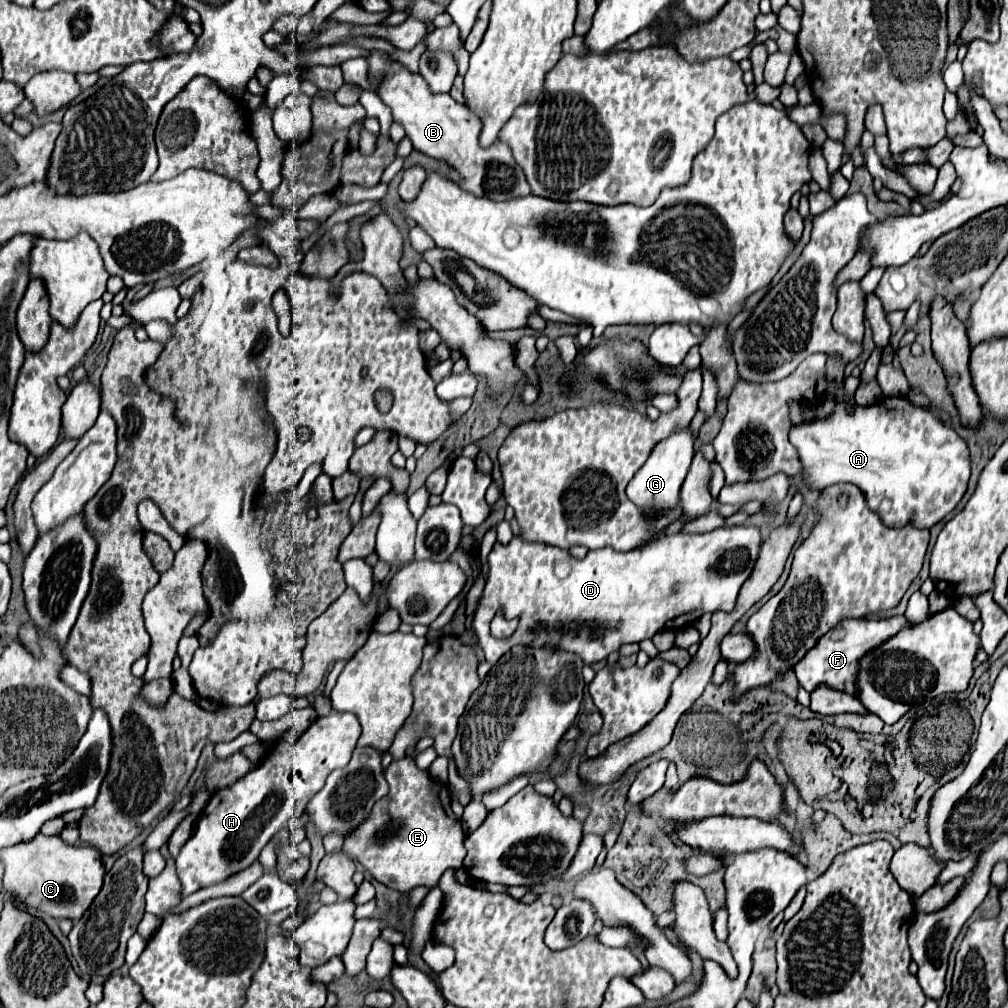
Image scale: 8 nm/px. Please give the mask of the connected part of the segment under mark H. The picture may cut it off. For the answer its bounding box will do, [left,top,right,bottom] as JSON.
[175,711,361,897]

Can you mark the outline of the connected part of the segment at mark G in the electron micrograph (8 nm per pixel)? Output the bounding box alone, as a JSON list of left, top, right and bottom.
[627,427,695,509]

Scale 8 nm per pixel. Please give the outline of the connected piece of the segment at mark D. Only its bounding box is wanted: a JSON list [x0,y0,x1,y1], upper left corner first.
[473,525,761,665]

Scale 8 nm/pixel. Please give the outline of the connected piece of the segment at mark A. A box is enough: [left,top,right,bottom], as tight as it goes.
[789,397,971,529]

